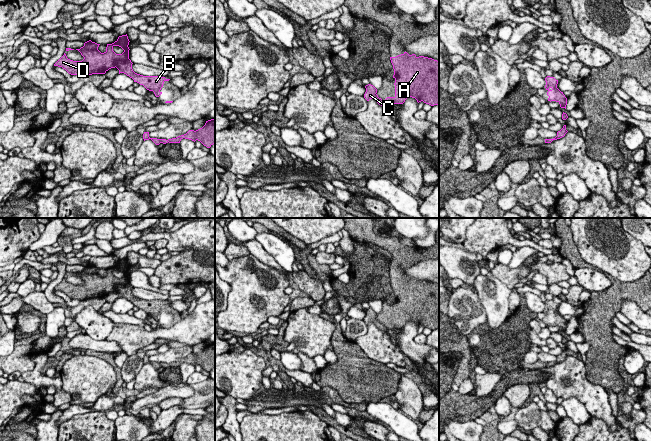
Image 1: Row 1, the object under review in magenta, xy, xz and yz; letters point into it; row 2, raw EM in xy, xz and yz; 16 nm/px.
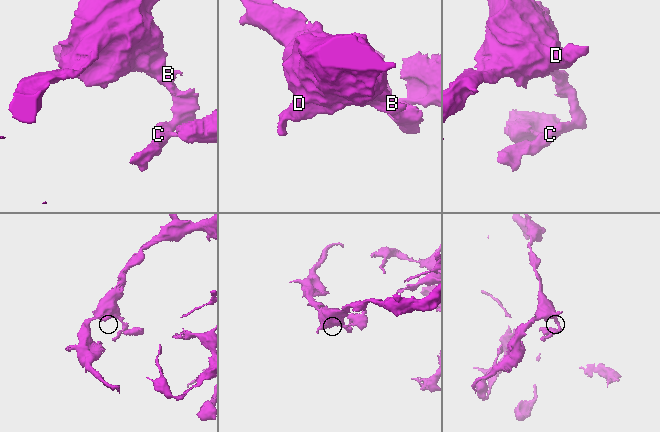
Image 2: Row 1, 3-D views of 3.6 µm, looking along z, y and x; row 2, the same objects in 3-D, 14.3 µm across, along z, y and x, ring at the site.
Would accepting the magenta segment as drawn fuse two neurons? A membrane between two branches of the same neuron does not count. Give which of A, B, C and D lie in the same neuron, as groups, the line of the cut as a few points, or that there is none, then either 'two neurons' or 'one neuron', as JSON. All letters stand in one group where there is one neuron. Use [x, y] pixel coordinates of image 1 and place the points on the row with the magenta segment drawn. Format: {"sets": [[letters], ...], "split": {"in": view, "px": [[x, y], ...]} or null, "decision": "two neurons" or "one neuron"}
{"sets": [["A", "B", "C", "D"]], "split": null, "decision": "one neuron"}

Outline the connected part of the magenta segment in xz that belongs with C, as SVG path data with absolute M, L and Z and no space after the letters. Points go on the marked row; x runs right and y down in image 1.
M407 52L390 57L390 60L394 69L395 96L382 100L376 94L377 89L368 84L364 94L367 101L373 99L379 105L388 107L391 104L403 104L412 97L418 103L423 101L431 106L439 104L439 61Z

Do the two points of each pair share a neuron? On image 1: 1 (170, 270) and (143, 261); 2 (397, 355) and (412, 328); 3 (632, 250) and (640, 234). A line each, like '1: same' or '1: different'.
1: different
2: different
3: different

